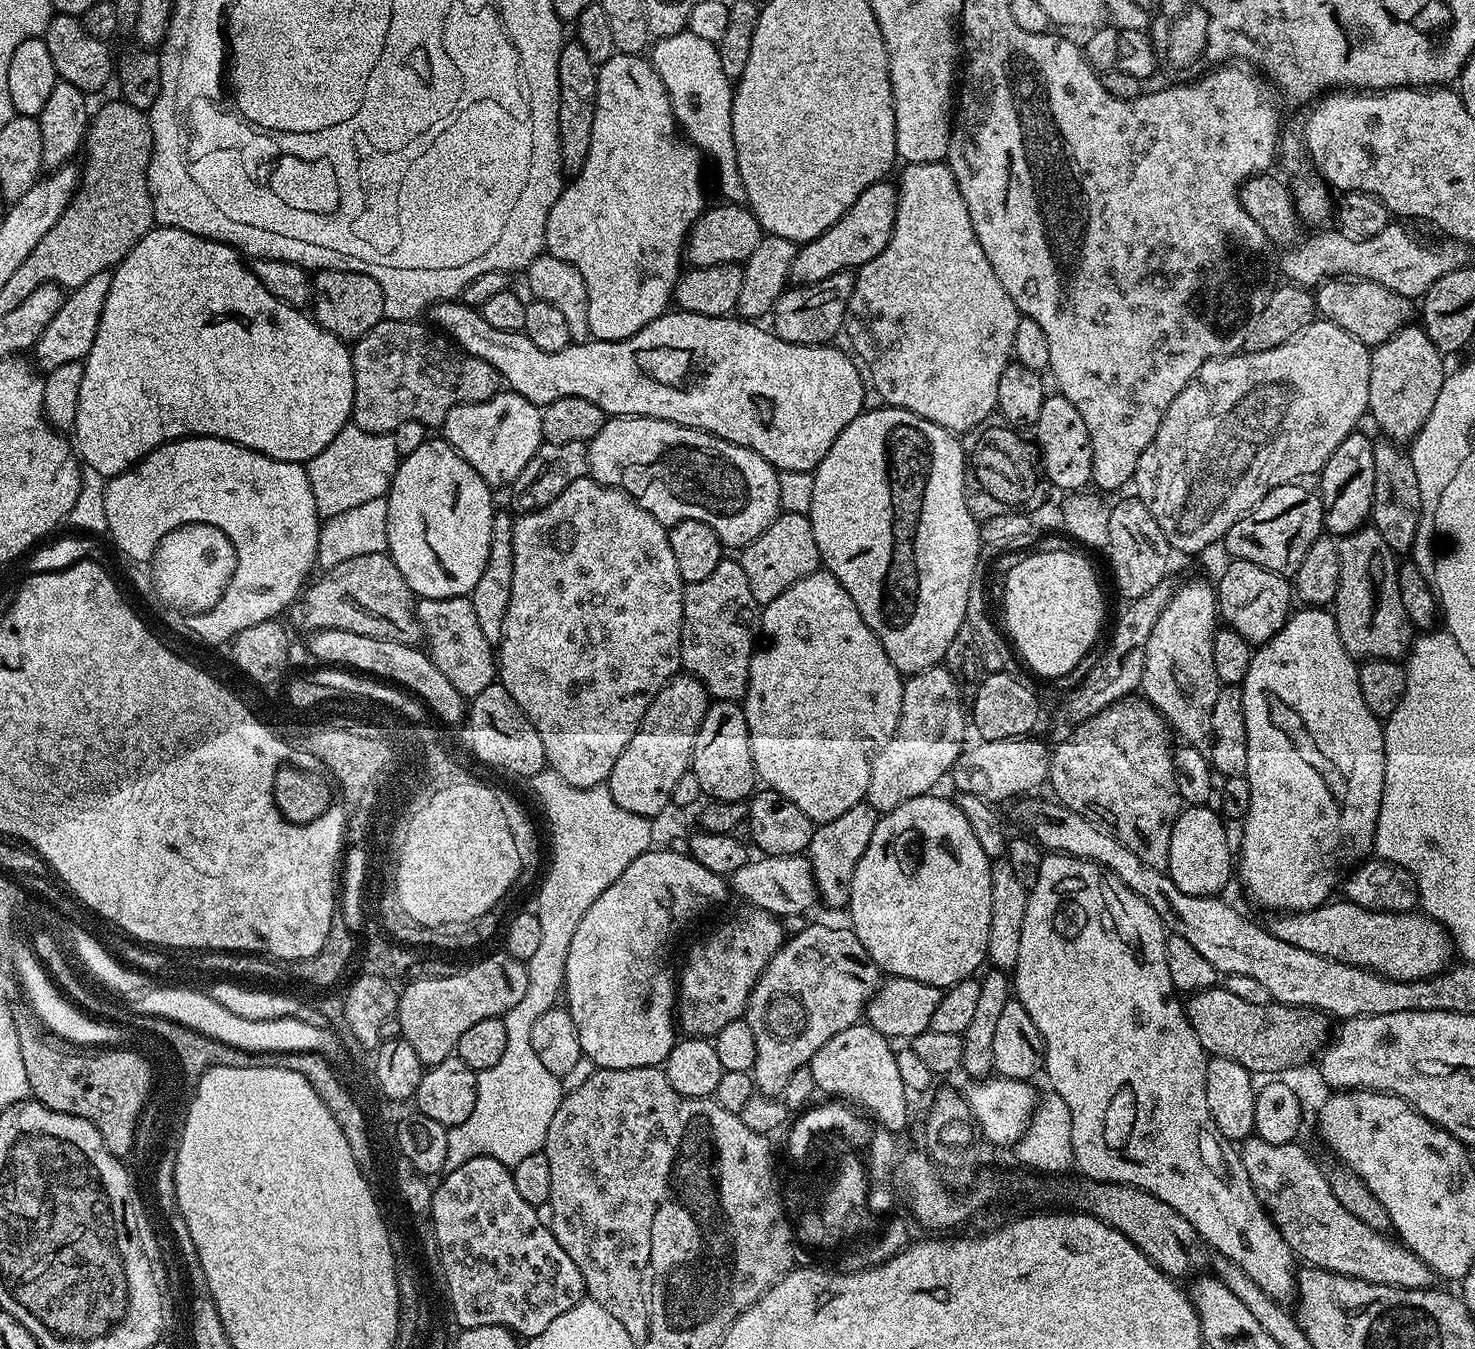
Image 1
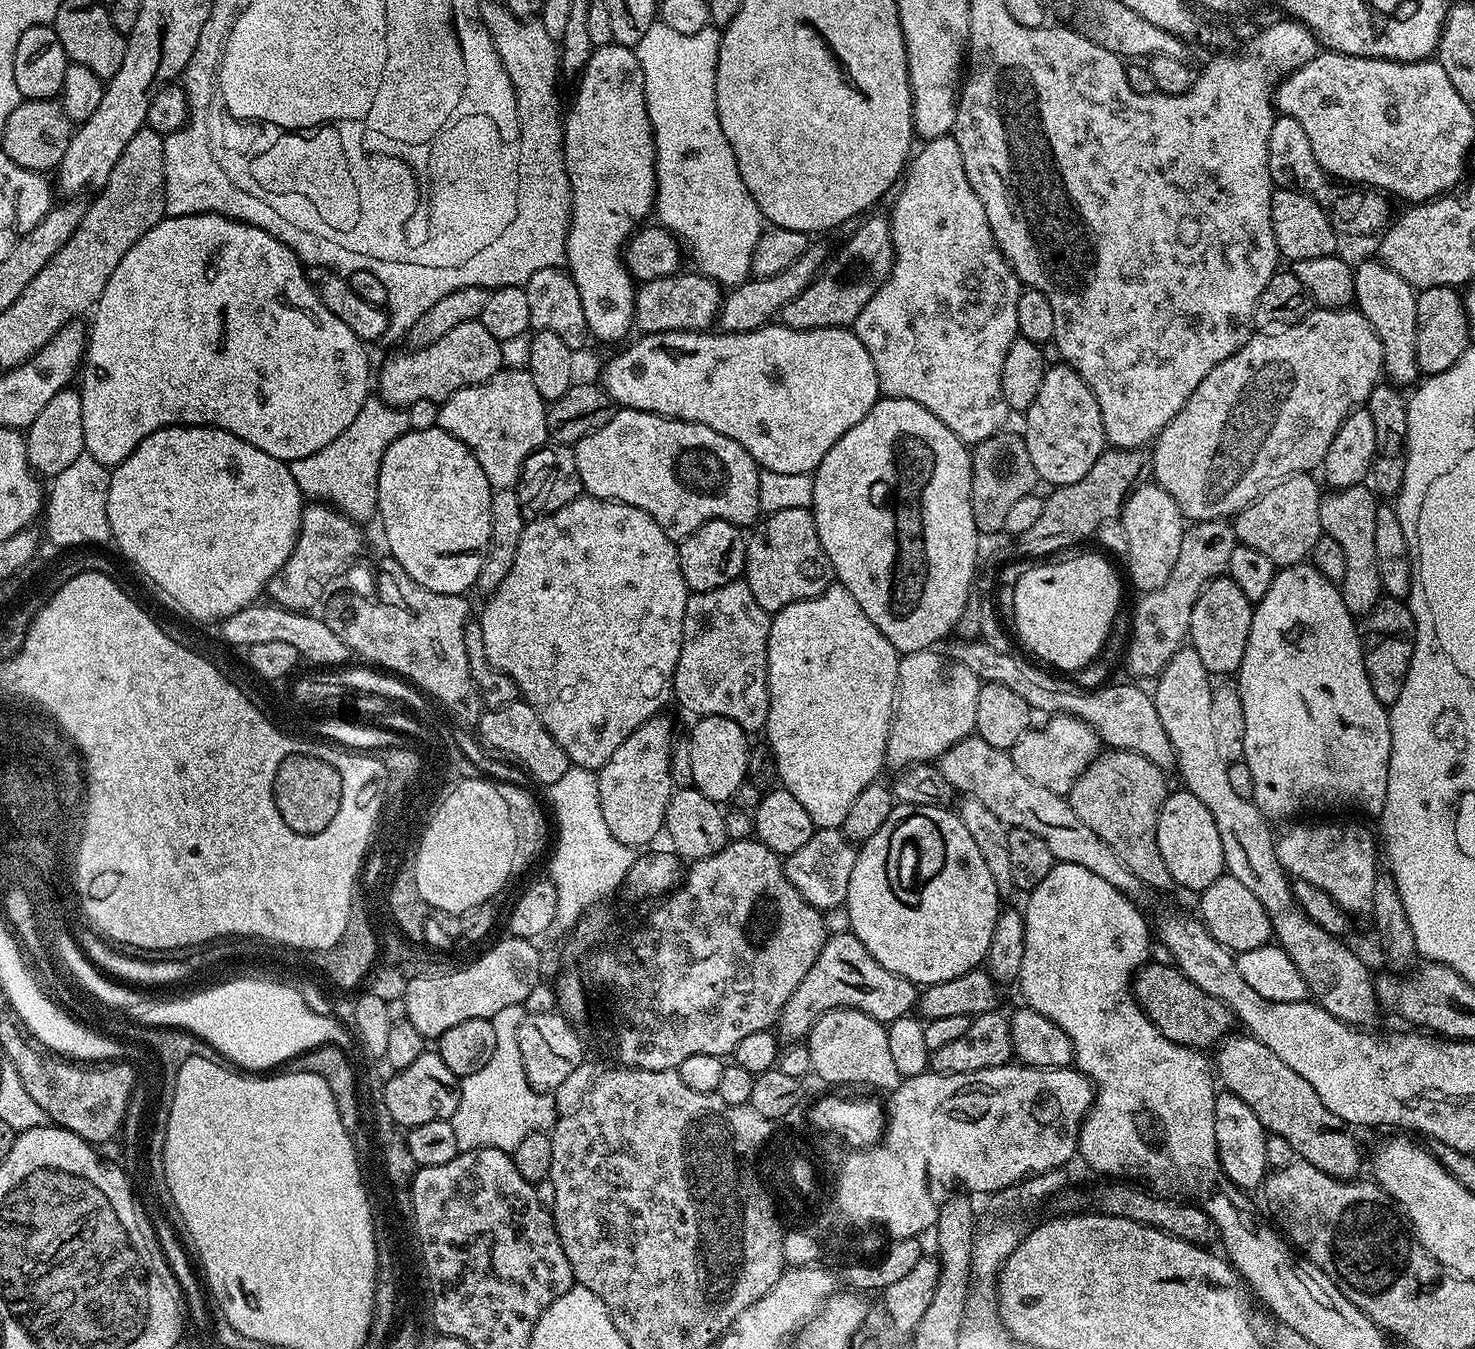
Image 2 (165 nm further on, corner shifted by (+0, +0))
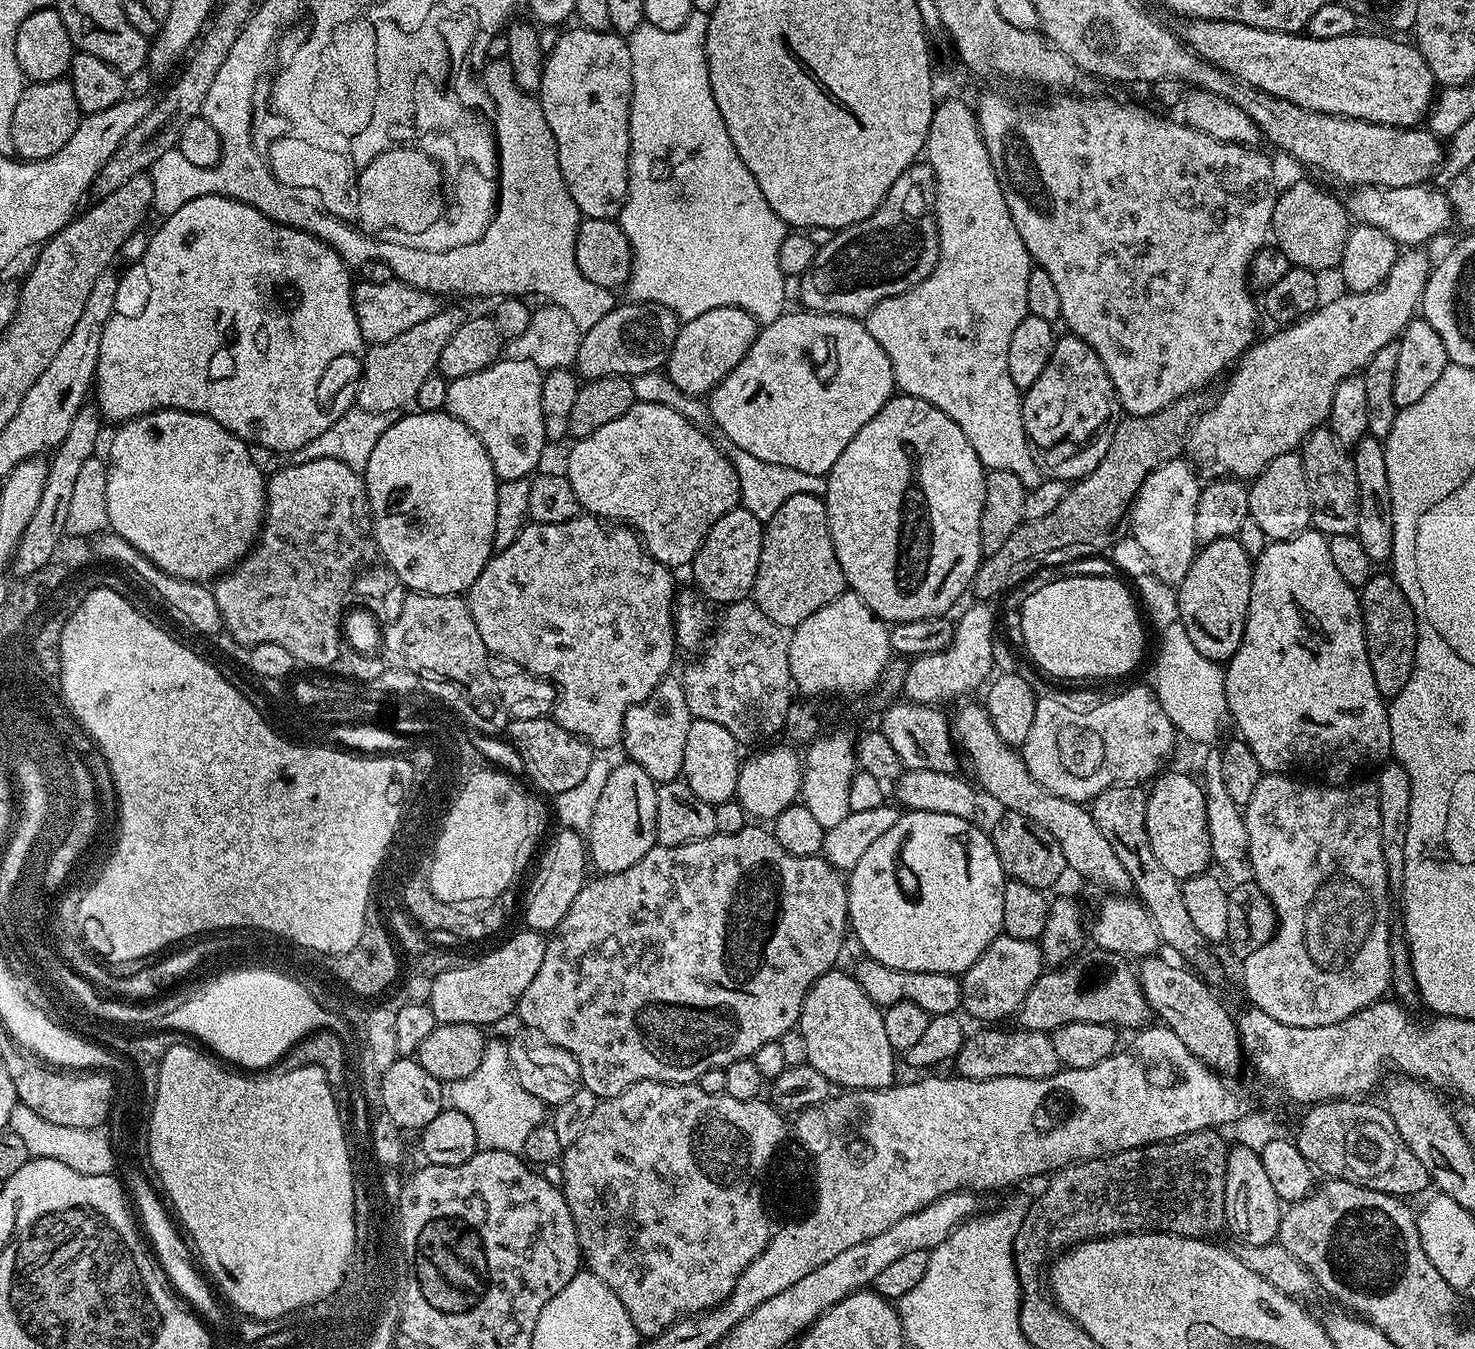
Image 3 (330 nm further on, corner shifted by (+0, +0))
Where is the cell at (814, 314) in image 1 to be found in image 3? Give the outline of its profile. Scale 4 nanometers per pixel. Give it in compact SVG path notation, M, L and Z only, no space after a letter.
M917 162L898 174L898 182L890 186L886 198L866 218L849 228L839 229L825 244L821 243L816 250L816 257L804 275L799 277L800 300L809 312L825 312L835 316L863 318L878 302L888 296L897 296L922 282L934 270L940 257L940 243L934 215L934 189L936 179L932 167L926 162Z

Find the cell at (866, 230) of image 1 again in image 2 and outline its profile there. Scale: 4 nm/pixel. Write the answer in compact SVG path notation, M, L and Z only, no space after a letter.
M809 246L796 261L786 266L786 270L782 270L782 274L749 278L743 284L735 285L729 291L732 293L723 297L718 317L719 327L725 332L755 332L756 329L763 328L773 318L779 317L786 302L798 298L798 294L802 294L802 290L806 290L806 286L816 280L829 256L830 252L826 249Z

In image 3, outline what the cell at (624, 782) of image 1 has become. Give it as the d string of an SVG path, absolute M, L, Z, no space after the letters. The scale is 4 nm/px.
M617 763L602 786L594 818L586 833L586 856L597 873L609 876L626 871L656 847L656 791L658 784L642 766Z

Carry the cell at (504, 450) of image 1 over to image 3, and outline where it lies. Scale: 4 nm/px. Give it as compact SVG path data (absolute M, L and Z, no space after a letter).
M501 358L486 370L448 381L444 408L475 434L494 466L497 481L523 480L537 471L544 456L542 370L534 362Z

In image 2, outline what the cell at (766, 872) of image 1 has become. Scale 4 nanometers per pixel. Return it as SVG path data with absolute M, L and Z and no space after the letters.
M816 828L810 842L802 846L802 850L794 850L794 854L783 857L786 878L802 894L810 906L821 910L836 908L848 899L850 874L854 870L857 845L845 836L840 828Z

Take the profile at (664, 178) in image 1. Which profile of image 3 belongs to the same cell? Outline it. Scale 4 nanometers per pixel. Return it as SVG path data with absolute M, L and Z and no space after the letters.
M573 26L569 32L561 31L558 46L547 53L538 99L542 114L546 122L550 122L550 130L556 139L558 166L562 170L566 190L570 190L570 198L574 198L581 217L616 220L628 197L628 119L632 101L632 63L627 39L611 30L599 32L579 26Z

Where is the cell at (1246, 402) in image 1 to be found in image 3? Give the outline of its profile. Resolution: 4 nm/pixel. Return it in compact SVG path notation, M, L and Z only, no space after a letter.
M1409 247L1407 250L1401 251L1396 257L1396 264L1390 270L1388 279L1381 284L1375 292L1348 292L1340 296L1337 300L1321 303L1316 311L1303 320L1297 320L1287 326L1281 327L1280 332L1276 332L1273 336L1257 339L1252 347L1240 357L1235 365L1232 377L1228 380L1228 385L1224 388L1224 393L1220 397L1215 397L1214 403L1207 410L1200 413L1196 418L1196 423L1192 425L1192 429L1188 431L1188 439L1186 441L1186 456L1197 473L1204 478L1231 478L1234 480L1243 480L1251 482L1260 475L1260 471L1270 462L1274 462L1274 458L1278 458L1278 454L1286 454L1287 452L1295 452L1303 445L1304 440L1313 432L1315 428L1321 427L1327 421L1330 414L1330 402L1334 402L1334 390L1338 390L1338 386L1346 377L1357 375L1370 362L1370 358L1374 358L1374 354L1378 354L1378 350L1382 350L1382 346L1393 343L1403 332L1404 327L1417 315L1418 305L1421 303L1424 295L1424 283L1428 281L1430 271L1430 263L1428 264L1428 256L1422 252L1419 247Z

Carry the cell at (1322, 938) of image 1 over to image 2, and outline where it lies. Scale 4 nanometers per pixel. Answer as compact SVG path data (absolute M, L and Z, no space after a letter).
M1227 874L1220 876L1214 882L1210 882L1210 886L1206 886L1204 892L1199 893L1198 900L1198 916L1204 929L1229 952L1239 954L1263 948L1273 939L1272 920L1268 917L1268 912L1262 906L1262 902L1258 902L1258 898L1254 898L1254 894L1250 894L1250 890L1246 890L1246 886L1238 882L1238 878Z

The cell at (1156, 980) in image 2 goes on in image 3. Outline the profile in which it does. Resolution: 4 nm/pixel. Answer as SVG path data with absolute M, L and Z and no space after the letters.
M1093 947L1075 958L1041 972L1038 982L1026 994L1018 1013L1019 1023L1031 1032L1053 1033L1064 1024L1090 1022L1110 1024L1117 1029L1139 1029L1149 1023L1150 1009L1135 967L1125 957Z

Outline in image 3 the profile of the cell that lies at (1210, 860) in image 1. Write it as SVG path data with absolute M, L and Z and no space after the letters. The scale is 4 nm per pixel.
M1165 771L1151 781L1146 802L1146 834L1150 834L1150 850L1162 867L1170 870L1178 881L1202 876L1213 863L1210 830L1207 826L1206 798L1201 781L1184 772Z

